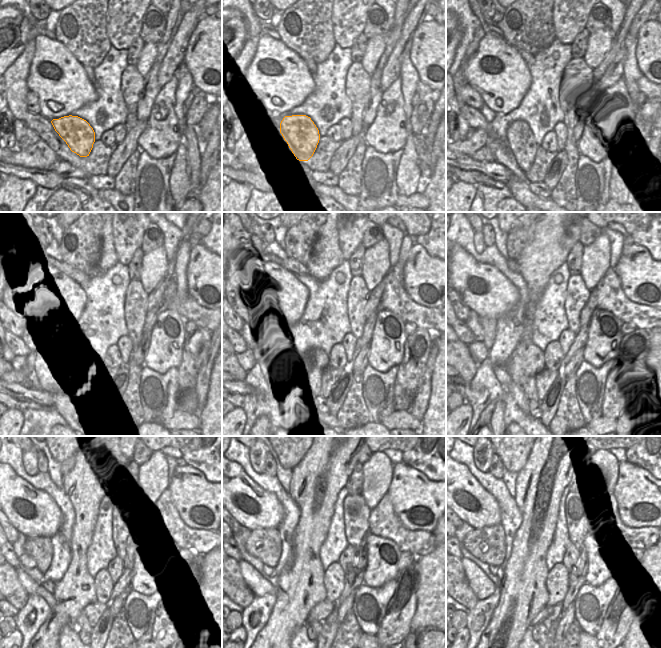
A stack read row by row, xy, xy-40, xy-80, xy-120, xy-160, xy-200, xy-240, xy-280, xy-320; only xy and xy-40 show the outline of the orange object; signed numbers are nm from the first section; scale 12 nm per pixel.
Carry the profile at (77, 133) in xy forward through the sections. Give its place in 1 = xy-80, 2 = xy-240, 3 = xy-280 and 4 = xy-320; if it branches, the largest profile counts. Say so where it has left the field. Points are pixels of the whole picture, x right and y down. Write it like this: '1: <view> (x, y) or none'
1: xy-80 (522, 143)
2: xy-240 (82, 621)
3: xy-280 (316, 627)
4: xy-320 (544, 632)

